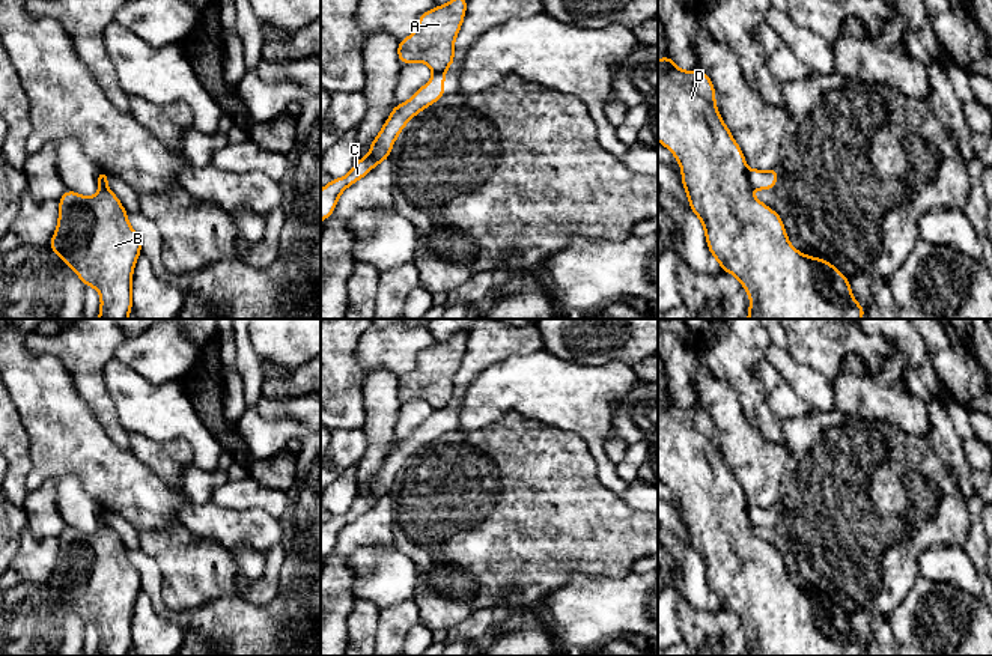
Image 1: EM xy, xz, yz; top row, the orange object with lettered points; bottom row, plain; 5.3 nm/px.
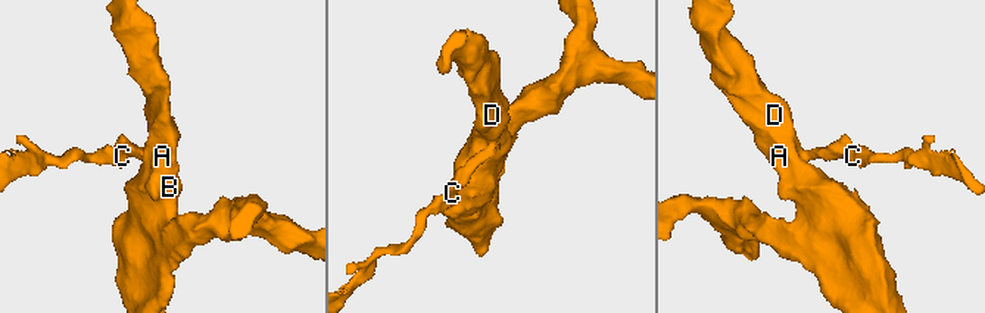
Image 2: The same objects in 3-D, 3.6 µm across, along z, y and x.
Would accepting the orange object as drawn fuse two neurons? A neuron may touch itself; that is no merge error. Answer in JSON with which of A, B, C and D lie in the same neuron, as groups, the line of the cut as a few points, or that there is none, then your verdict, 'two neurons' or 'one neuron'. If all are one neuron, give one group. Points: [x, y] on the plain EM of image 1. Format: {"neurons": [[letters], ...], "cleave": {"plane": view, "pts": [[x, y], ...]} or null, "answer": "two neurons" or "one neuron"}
{"neurons": [["A", "B", "D"], ["C"]], "cleave": {"plane": "yz", "pts": [[747, 507], [750, 524]]}, "answer": "two neurons"}

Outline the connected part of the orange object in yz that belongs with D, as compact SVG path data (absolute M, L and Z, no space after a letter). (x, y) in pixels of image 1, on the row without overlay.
M670 391L658 396L658 478L680 503L689 546L704 564L709 590L723 609L739 617L751 636L747 656L861 656L867 645L857 639L849 615L831 599L810 594L792 584L783 555L751 533L745 492L721 456L715 435L714 420L704 408L680 408Z

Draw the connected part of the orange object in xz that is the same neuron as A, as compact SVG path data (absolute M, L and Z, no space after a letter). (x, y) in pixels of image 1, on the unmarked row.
M464 331L423 349L417 357L417 367L397 379L400 402L423 399L434 409L446 409L455 399L455 376L465 349L467 333Z

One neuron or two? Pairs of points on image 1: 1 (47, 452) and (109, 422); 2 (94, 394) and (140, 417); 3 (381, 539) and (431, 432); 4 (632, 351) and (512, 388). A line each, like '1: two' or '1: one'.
1: two
2: two
3: two
4: two

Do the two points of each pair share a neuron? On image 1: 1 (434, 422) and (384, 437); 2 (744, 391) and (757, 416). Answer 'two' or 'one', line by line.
1: two
2: one

